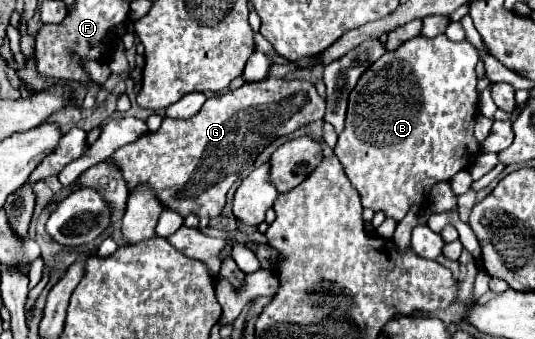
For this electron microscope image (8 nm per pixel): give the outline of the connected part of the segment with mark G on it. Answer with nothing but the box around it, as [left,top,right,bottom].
[107,77,325,219]

